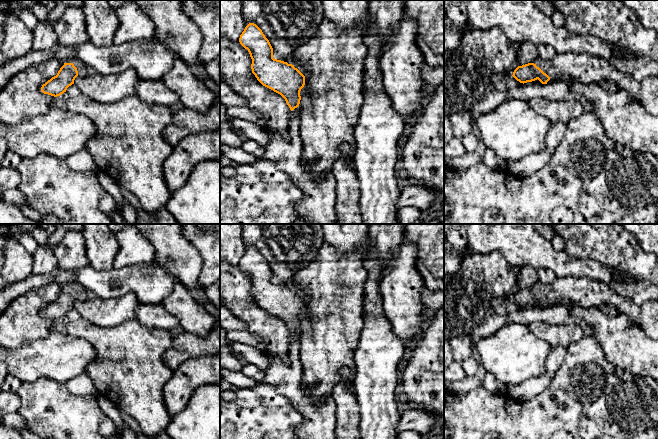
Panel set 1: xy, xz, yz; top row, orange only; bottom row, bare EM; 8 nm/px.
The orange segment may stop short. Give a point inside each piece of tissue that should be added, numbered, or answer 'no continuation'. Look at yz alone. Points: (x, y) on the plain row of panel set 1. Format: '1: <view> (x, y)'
1: yz (570, 291)

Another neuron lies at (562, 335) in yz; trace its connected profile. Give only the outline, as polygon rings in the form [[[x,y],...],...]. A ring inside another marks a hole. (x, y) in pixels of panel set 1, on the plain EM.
[[[536,321],[528,327],[535,336],[549,343],[551,349],[556,347],[567,348],[585,335],[582,328],[577,324],[551,325]]]

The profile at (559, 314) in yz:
[[[556,305],[546,309],[522,308],[506,316],[507,322],[515,322],[522,325],[530,325],[533,322],[546,322],[551,325],[577,324],[584,334],[593,336],[593,328],[584,320],[574,317],[570,313],[570,308],[564,305]]]

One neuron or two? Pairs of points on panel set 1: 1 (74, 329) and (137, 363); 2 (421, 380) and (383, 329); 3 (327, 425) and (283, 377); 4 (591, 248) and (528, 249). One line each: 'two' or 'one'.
1: one
2: two
3: one
4: two

